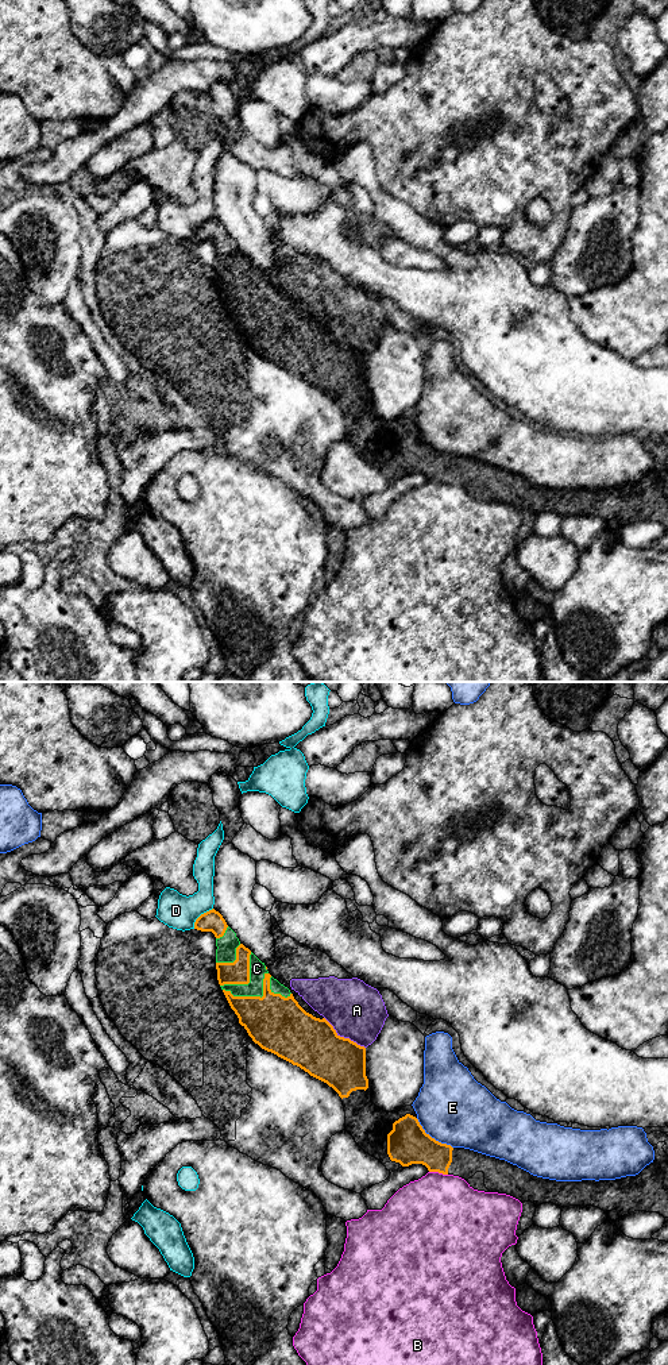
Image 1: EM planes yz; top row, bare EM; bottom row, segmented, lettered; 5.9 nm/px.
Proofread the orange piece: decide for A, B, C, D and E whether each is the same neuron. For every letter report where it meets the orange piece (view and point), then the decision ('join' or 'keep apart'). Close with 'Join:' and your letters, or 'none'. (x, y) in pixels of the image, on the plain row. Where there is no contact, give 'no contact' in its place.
A: yz (343, 346) | keep apart
B: yz (439, 481) | keep apart
C: yz (254, 305) | join
D: yz (200, 224) | keep apart
E: yz (431, 446) | keep apart
Join: C

